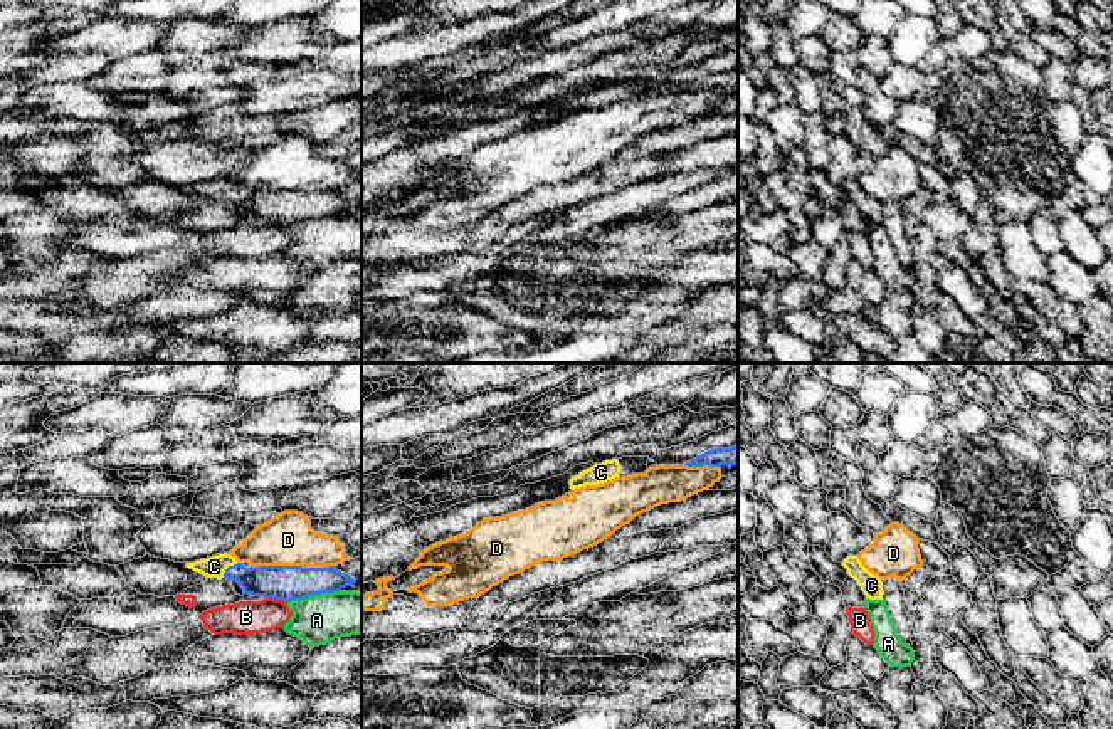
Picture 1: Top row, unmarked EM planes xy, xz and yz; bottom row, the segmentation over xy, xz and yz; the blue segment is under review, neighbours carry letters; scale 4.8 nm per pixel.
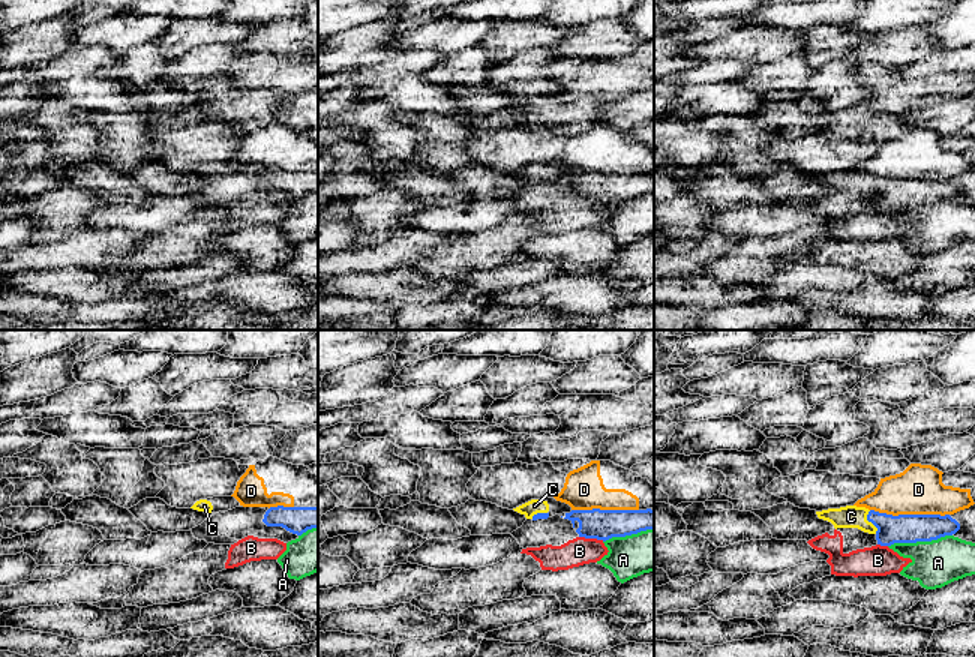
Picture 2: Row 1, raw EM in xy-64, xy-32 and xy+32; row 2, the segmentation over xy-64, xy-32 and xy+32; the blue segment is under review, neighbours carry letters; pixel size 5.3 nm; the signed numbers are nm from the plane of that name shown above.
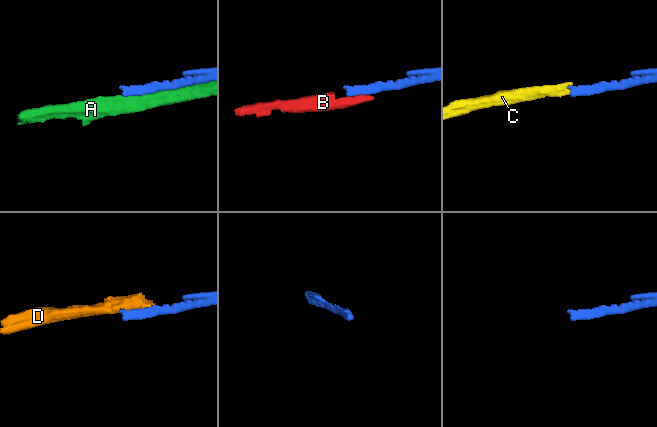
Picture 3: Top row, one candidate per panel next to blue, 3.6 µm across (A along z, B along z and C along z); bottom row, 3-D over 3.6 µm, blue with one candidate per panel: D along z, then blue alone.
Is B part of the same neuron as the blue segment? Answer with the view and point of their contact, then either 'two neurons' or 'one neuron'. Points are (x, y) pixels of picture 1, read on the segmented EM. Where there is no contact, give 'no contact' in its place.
meets blue in xy at (276, 598); two neurons

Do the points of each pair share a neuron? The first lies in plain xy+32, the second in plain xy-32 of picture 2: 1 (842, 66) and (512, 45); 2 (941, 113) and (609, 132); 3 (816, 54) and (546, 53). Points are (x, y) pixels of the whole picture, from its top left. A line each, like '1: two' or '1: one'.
1: two
2: two
3: two

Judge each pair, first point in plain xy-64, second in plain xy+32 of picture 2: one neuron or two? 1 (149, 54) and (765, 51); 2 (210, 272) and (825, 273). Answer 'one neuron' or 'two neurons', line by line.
1: two neurons
2: one neuron

